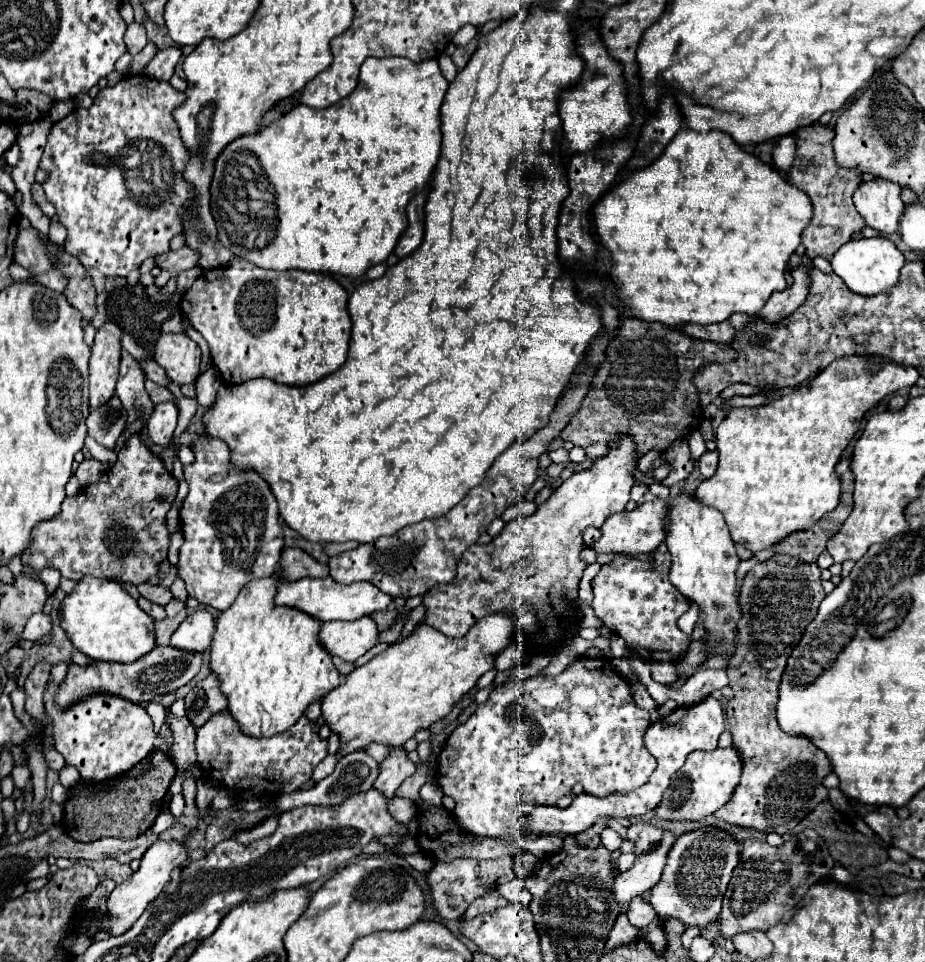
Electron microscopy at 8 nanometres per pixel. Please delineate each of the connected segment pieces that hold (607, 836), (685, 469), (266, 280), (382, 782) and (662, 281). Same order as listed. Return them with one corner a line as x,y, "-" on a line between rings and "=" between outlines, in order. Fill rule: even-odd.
606,828
606,830
602,832
602,844
606,846
606,850
614,852
614,850
618,850
618,848
620,848
620,844
622,844
622,838
620,838
620,836
618,836
614,830
=
678,439
668,448
668,452
664,452
666,460
670,462
670,474
664,480
666,486
672,486
676,482
682,482
690,476
690,472
694,470
694,458
690,454
687,442
684,439
=
232,256
224,268
214,268
200,274
192,288
182,294
180,312
206,338
212,362
224,384
270,378
286,386
308,386
338,370
346,360
352,328
346,302
346,290
332,276
304,270
264,270
244,258
=
392,748
392,754
380,764
380,774
374,780
374,790
380,790
386,798
394,798
396,788
404,782
404,778
412,776
416,766
408,760
404,748
=
680,128
674,140
666,146
664,154
642,170
628,172
610,192
606,192
600,202
594,206
594,224
600,242
610,250
612,256
612,280
618,284
618,294
624,304
630,306
632,314
640,320
662,322
666,326
680,326
688,322
696,324
718,324
728,320
734,312
746,312
750,316
758,314
758,310
768,302
774,292
782,292
786,288
784,268
796,246
800,244
800,232
808,226
812,218
812,204
804,192
796,186
790,186
778,172
774,172
768,164
760,162
756,156
746,154
734,140
722,130
710,132
694,132
690,128

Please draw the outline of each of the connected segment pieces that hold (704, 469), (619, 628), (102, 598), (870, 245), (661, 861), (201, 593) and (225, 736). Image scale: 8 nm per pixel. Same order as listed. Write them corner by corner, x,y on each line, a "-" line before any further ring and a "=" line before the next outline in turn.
714,450
714,452
704,452
704,454
700,456
698,464
700,464
700,472
702,472
704,478
714,476
714,472
716,472
716,468
718,468
718,452
716,452
716,450
=
660,544
650,560
638,560
628,556
616,556
610,564
604,564
592,580
594,590
594,614
616,634
622,636
636,656
644,662
680,660
684,648
690,644
690,636
676,626
678,618
688,612
690,604
672,588
668,580
670,554
666,544
=
84,576
62,600
60,628
70,642
92,660
132,662
148,654
154,644
154,620
136,604
136,600
114,580
=
856,238
844,244
832,258
834,272
846,282
846,286
862,296
872,296
892,288
898,282
900,268
904,266
904,254
888,238
=
664,832
662,844
658,844
648,854
638,856
628,872
616,876
612,892
616,896
616,904
620,906
620,914
626,914
630,910
630,902
636,896
642,896
656,886
656,882
662,876
662,868
666,864
668,848
672,848
674,840
676,838
670,832
=
200,436
194,444
194,464
182,468
184,478
190,486
184,506
180,510
180,524
184,532
184,546
180,550
178,572
186,584
188,596
196,598
200,604
212,606
216,610
226,610
238,596
238,592
254,578
266,578
276,572
280,552
284,546
284,534
278,516
278,504
272,496
268,484
256,476
256,472
238,472
230,464
228,446
222,440
212,440
=
222,712
220,716
212,716
212,720
208,720
208,724
198,730
198,764
206,780
216,782
232,792
250,792
254,796
294,792
310,780
316,764
328,754
326,740
320,740
320,736
312,730
314,722
302,716
288,732
276,734
272,738
252,738
240,732
236,720
232,720
228,712

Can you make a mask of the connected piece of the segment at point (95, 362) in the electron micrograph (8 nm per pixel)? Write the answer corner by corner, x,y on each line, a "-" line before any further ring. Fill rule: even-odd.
106,322
96,332
92,356
88,362
90,408
104,406
116,388
116,364
120,364
120,336
122,330
114,322

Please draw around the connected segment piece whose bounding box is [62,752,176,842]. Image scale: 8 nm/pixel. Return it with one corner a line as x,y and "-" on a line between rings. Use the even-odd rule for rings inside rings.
152,752
146,760
138,762
134,768
112,780
108,790
100,792
94,798
80,796
76,790
72,790
72,796
64,804
62,826
66,834
78,842
94,842
106,836
132,840
152,828
154,820
162,810
168,784
172,782
174,776
176,768
172,760
162,752

